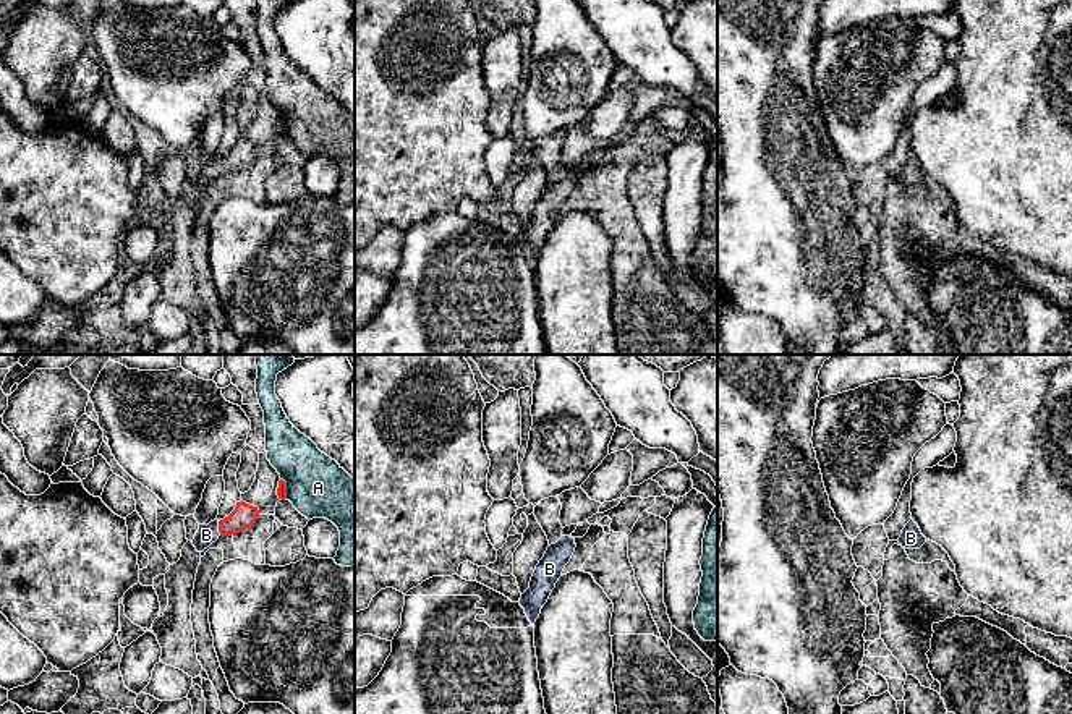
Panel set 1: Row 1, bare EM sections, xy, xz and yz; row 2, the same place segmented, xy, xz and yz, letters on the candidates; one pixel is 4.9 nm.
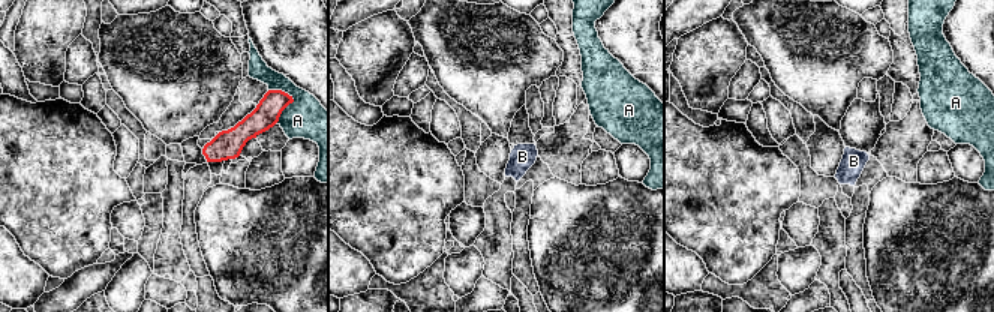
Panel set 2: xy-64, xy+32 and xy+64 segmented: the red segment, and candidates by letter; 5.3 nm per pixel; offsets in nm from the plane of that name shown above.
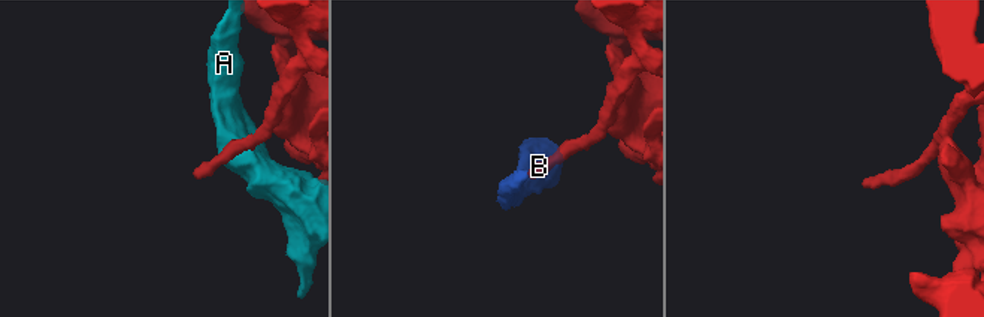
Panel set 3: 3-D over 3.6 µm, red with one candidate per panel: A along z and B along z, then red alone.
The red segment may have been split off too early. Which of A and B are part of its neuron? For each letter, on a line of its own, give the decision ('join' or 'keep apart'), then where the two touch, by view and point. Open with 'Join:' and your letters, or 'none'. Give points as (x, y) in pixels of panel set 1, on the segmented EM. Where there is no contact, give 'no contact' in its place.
Join: B
A: keep apart | xy (285, 488)
B: join | xy (219, 528)

